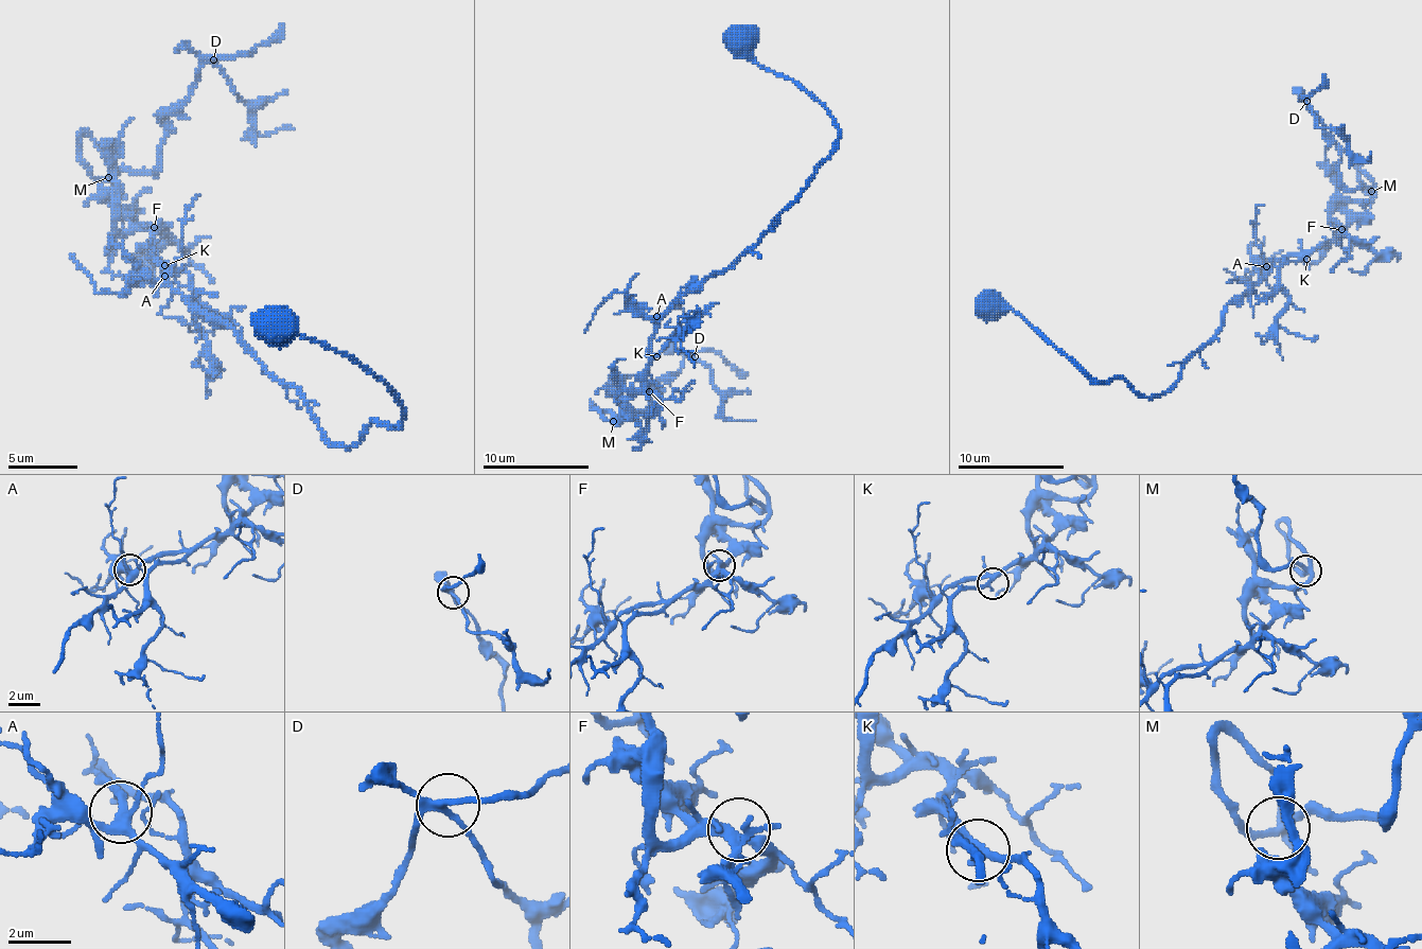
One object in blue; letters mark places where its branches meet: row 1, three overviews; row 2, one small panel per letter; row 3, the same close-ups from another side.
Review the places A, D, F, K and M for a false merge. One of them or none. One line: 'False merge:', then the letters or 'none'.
False merge: none

